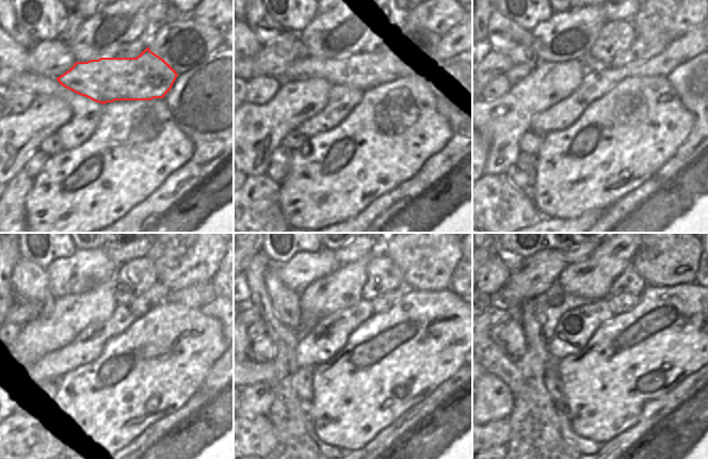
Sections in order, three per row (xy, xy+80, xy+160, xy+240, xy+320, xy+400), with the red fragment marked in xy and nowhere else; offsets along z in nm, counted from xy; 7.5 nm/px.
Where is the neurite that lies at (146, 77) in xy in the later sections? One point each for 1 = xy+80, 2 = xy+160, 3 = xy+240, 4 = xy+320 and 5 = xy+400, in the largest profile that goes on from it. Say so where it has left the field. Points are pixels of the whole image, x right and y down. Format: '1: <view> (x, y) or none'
1: xy+80 (361, 70)
2: xy+160 (518, 72)
3: xy+240 (26, 312)
4: xy+320 (255, 315)
5: xy+400 (494, 315)

